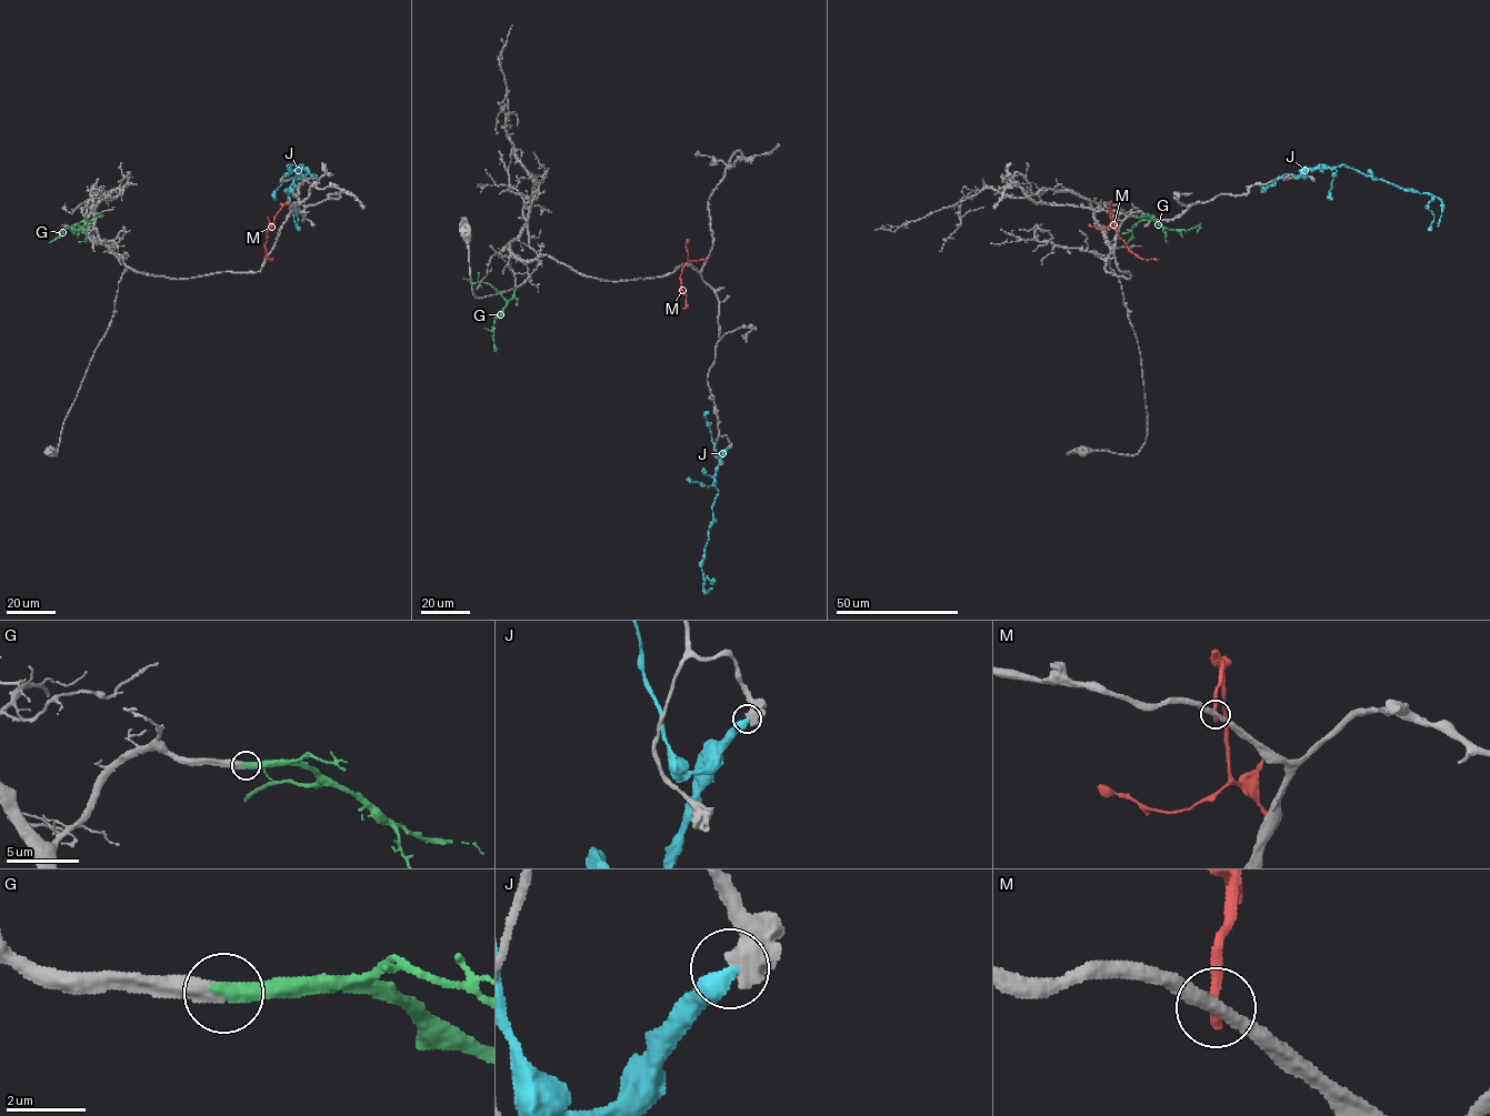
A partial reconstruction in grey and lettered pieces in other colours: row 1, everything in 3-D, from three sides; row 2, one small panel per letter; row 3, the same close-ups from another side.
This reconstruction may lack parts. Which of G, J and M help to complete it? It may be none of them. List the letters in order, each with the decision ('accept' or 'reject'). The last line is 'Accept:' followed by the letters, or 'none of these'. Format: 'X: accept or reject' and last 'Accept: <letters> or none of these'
G: accept
J: reject
M: reject
Accept: G

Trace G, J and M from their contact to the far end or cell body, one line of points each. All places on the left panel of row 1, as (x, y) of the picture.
G: (100, 217), (78, 230), (80, 227), (81, 232)
J: (314, 178), (299, 168), (303, 164), (287, 190), (299, 230)
M: (291, 212), (290, 207), (284, 204), (268, 230), (267, 257), (271, 260), (268, 260)

